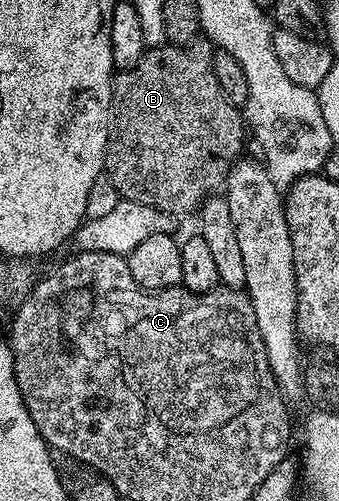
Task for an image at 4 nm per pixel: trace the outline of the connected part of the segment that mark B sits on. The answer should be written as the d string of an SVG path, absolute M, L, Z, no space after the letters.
M194 42L188 46L166 43L160 48L149 48L144 58L135 67L126 72L117 72L113 77L112 111L115 113L115 135L105 154L104 171L107 176L109 172L109 180L113 183L114 190L118 192L116 194L118 197L133 200L136 204L158 208L160 212L172 214L174 217L181 216L184 212L196 213L208 196L220 193L224 189L225 179L242 155L241 147L245 144L245 136L247 140L247 124L238 105L231 103L219 86L219 78L213 69L214 49L208 43L205 43L206 45L201 43Z

